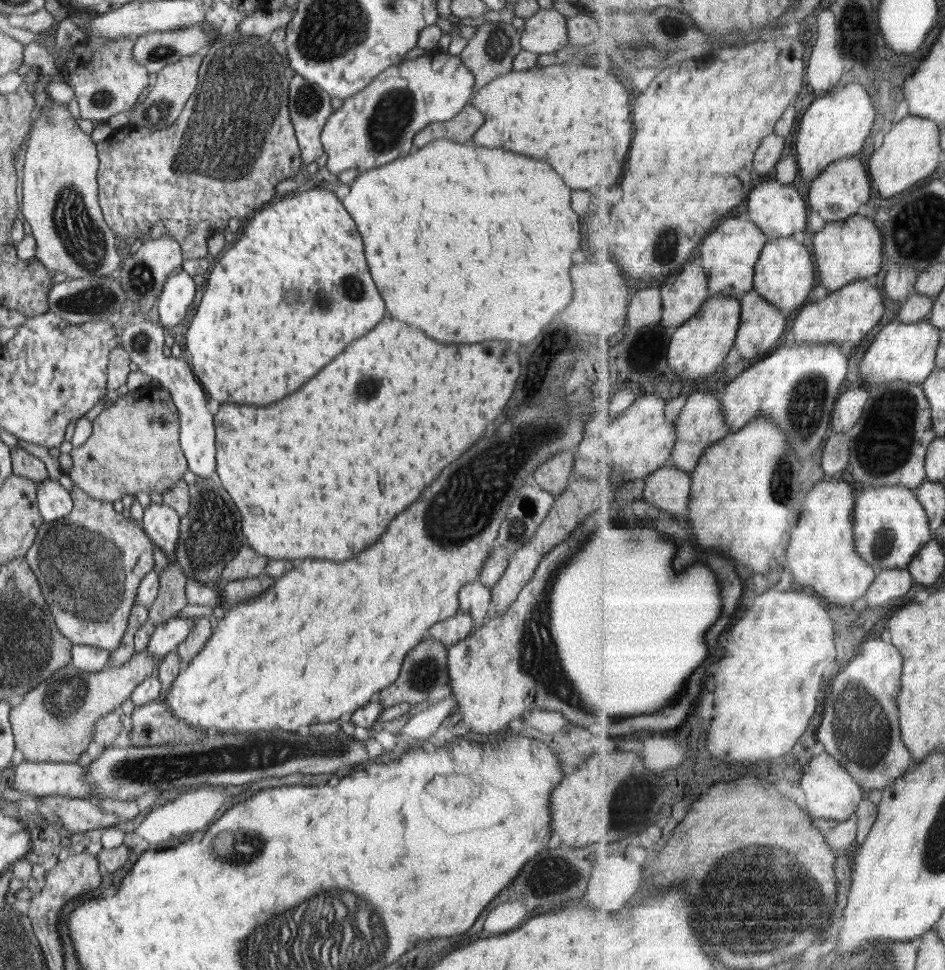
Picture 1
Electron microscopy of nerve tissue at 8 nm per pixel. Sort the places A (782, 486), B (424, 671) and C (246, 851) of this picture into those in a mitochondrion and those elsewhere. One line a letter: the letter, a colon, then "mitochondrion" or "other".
A: mitochondrion
B: mitochondrion
C: mitochondrion

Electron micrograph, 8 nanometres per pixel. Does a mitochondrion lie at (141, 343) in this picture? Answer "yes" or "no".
yes

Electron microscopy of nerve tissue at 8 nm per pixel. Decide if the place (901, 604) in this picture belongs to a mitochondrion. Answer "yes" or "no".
no

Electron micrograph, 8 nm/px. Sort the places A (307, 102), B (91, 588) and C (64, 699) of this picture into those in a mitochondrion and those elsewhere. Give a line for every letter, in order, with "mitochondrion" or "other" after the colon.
A: mitochondrion
B: mitochondrion
C: mitochondrion

